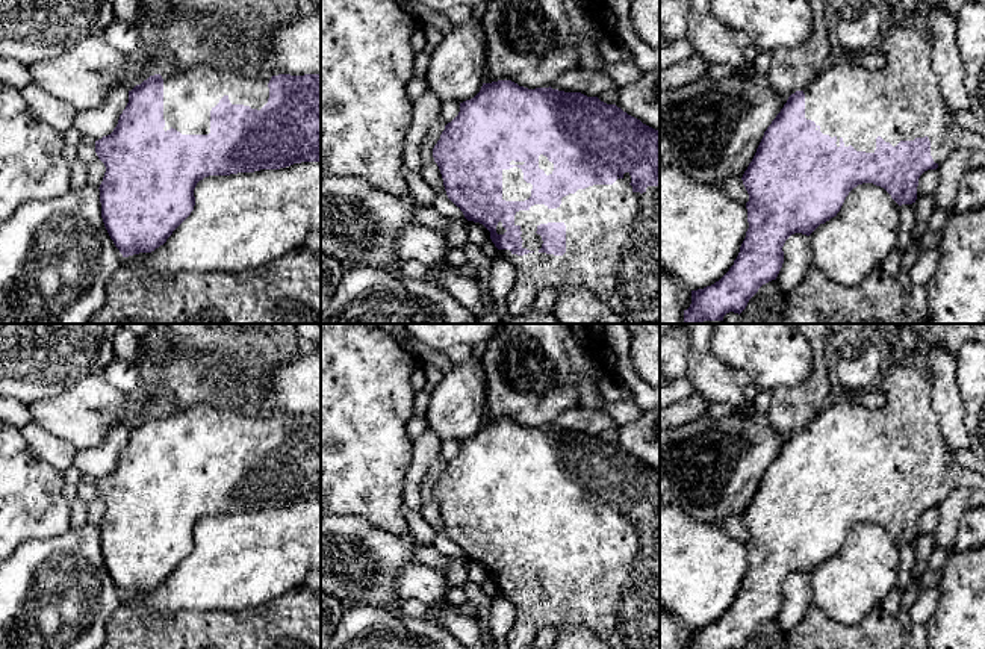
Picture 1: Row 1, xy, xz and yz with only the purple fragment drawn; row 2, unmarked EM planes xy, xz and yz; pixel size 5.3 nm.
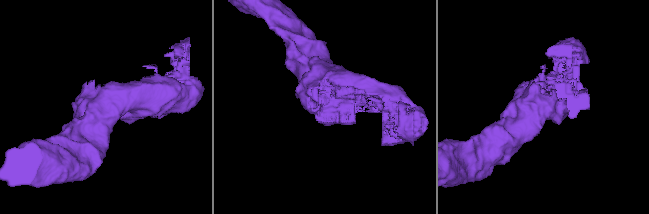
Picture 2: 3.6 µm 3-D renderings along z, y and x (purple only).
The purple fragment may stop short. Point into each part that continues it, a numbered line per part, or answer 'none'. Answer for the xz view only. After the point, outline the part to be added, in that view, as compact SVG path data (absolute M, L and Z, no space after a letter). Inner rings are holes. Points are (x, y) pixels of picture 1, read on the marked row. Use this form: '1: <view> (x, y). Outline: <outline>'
1: xz (612, 233). Outline: M629 172L613 185L593 185L561 198L557 209L534 204L514 215L520 227L522 248L530 253L513 254L499 250L499 256L514 266L514 284L507 295L508 315L527 315L539 300L543 287L583 287L595 293L616 315L629 322L660 322L660 186L634 192ZM548 222L566 225L566 253L554 256L540 253L542 236L537 227Z

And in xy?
1: xy (188, 96). Outline: M197 65L191 70L180 71L163 68L157 74L163 79L163 130L171 127L182 135L209 135L210 110L227 95L231 104L244 104L260 110L269 98L268 83L277 73L248 74L233 68L216 68L210 65Z

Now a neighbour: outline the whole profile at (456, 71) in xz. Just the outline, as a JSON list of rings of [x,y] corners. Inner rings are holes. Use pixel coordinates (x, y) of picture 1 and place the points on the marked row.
[[[480,14],[455,24],[430,56],[425,77],[427,88],[440,101],[474,98],[486,73],[486,33]]]

